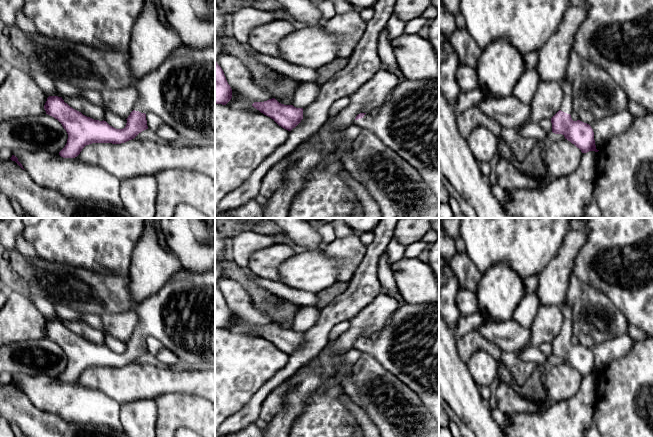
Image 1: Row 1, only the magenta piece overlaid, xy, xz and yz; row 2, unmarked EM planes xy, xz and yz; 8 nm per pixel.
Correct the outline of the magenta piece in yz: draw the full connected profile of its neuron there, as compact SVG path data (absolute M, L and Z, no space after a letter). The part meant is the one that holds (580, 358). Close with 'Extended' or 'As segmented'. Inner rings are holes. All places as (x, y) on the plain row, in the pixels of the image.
M564 303L561 306L561 312L564 322L560 334L551 342L552 356L562 358L565 363L579 372L582 377L589 375L598 376L591 350L580 344L573 345L571 342L570 338L574 335L571 306Z. Extended

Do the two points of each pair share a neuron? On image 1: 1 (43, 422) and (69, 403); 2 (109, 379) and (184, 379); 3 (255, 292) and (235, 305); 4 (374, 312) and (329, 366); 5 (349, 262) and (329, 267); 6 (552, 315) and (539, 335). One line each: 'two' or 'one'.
1: two
2: one
3: two
4: one
5: two
6: one

